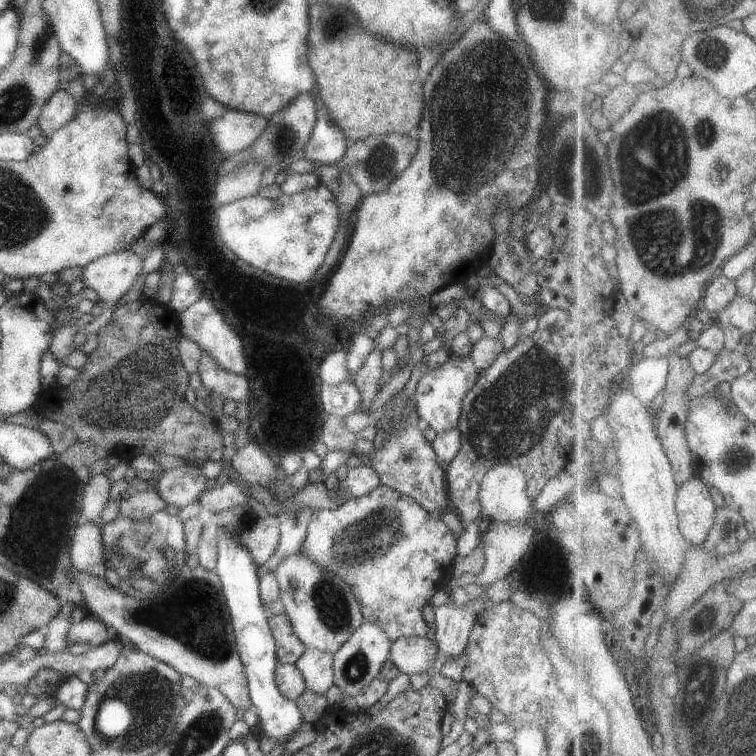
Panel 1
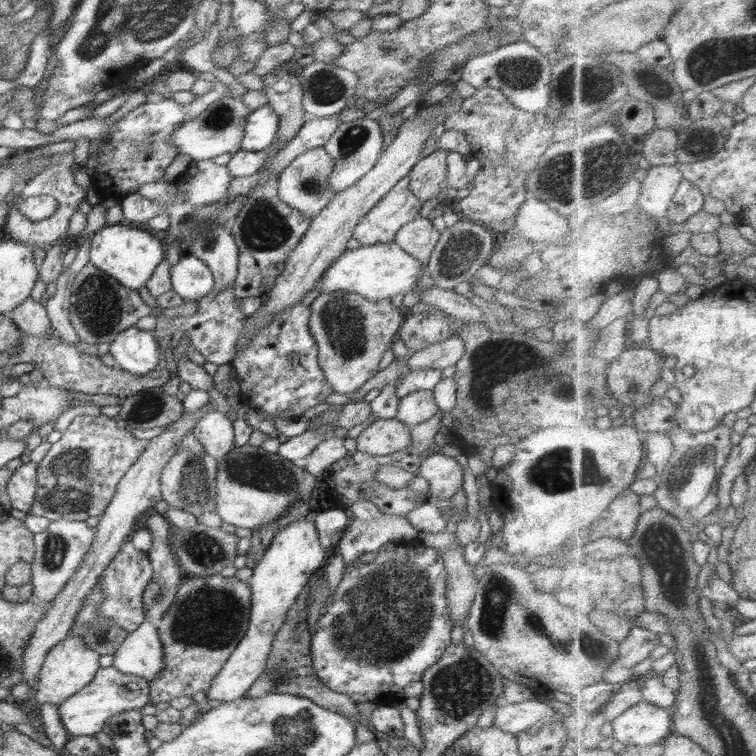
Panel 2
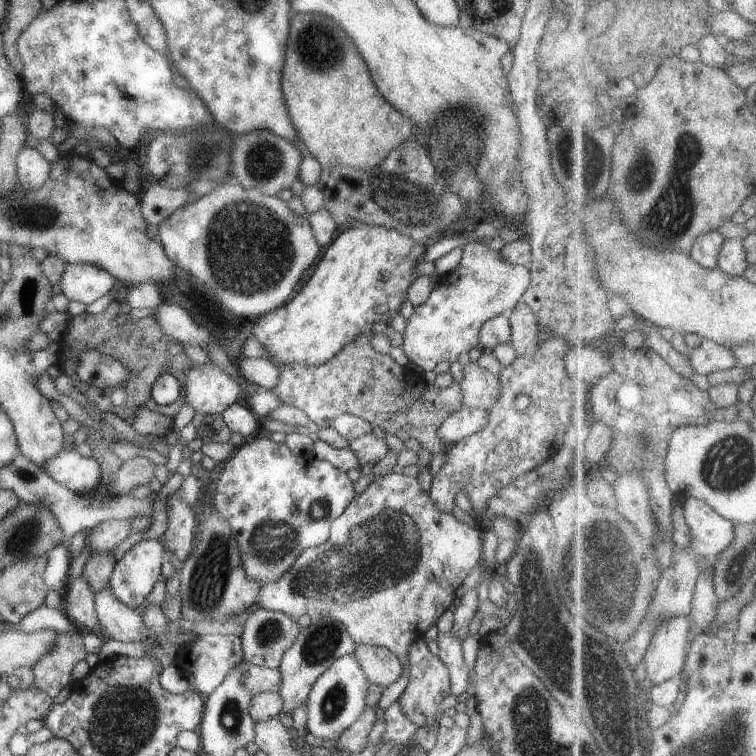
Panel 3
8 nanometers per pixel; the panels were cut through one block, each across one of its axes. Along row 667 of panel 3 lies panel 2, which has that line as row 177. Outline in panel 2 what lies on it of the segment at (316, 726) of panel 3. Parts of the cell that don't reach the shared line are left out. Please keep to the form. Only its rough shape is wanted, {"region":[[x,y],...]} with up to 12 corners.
{"region":[[363,117],[341,122],[324,144],[337,194],[372,170],[382,128]]}

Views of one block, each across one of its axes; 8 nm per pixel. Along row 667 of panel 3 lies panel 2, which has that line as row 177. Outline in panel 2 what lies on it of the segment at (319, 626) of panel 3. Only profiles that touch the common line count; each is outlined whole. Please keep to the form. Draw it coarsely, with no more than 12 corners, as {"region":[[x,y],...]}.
{"region":[[324,145],[282,169],[278,197],[313,219],[335,194]]}

